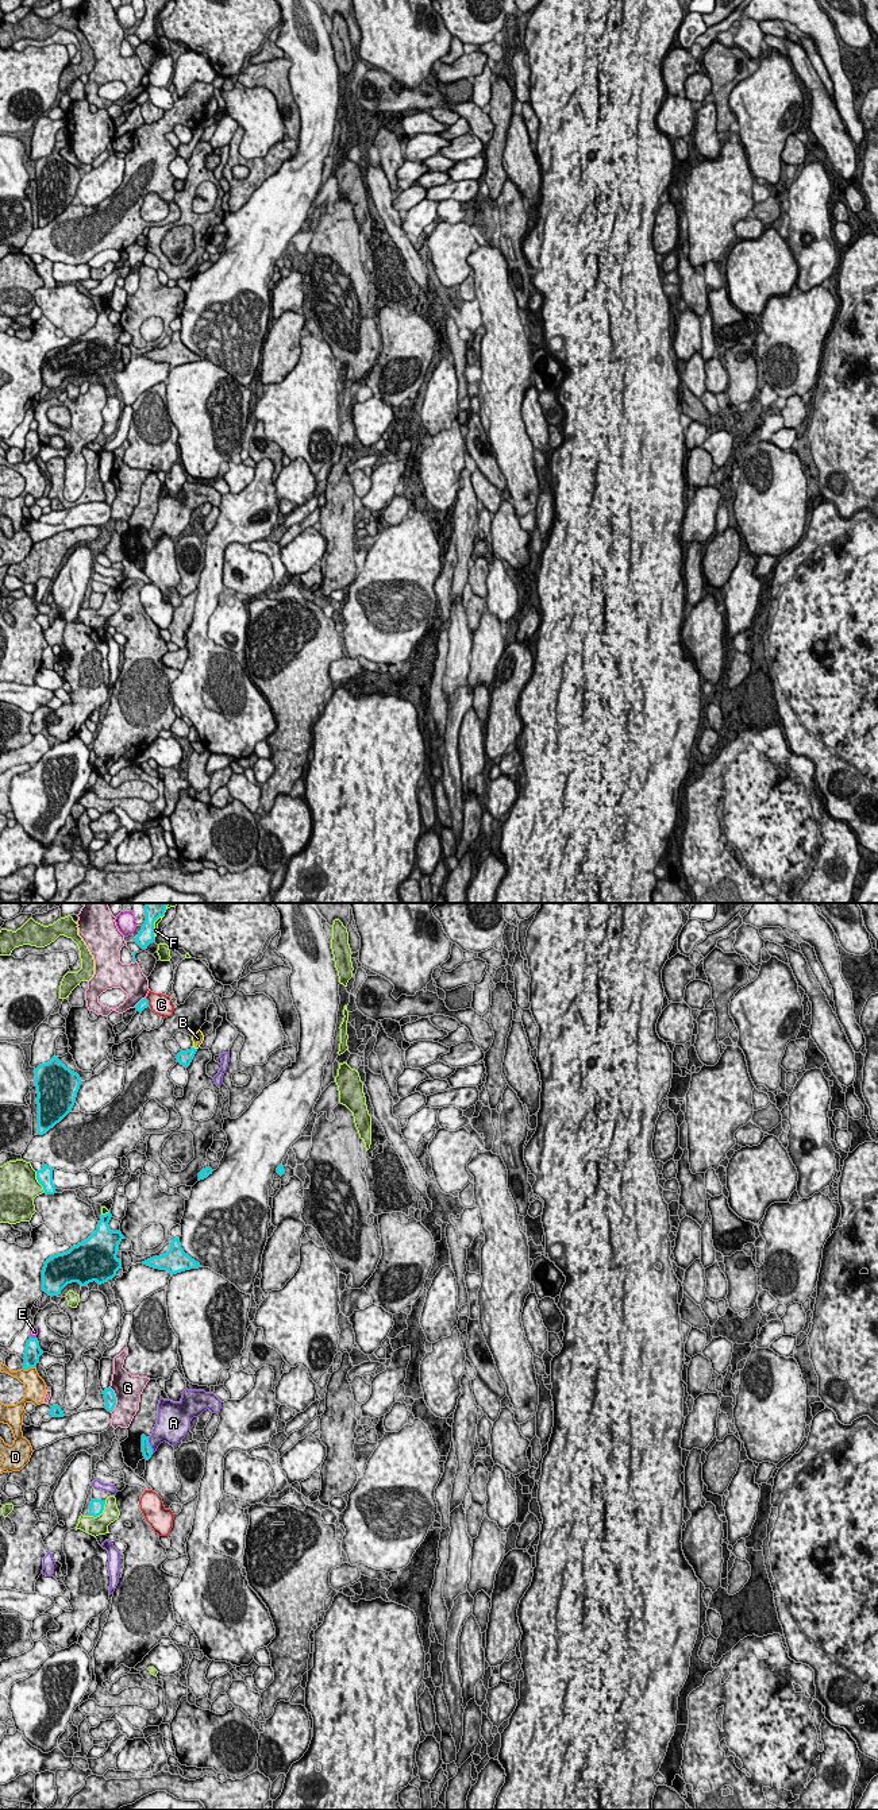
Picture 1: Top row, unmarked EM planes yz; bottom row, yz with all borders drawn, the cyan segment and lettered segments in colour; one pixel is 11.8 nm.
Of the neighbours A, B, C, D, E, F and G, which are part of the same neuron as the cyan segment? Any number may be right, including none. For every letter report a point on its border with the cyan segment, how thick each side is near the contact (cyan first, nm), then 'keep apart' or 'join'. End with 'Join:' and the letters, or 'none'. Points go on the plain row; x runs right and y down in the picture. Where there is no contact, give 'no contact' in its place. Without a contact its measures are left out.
A: yz (150, 539) | 130/260 nm | keep apart
B: yz (193, 141) | 160/140 nm | join
C: yz (147, 95) | 120/240 nm | keep apart
D: yz (27, 462) | 190/260 nm | keep apart
E: yz (33, 431) | 190/100 nm | keep apart
F: yz (100, 606) | 170/220 nm | keep apart
G: yz (115, 493) | 130/340 nm | keep apart
Join: B

